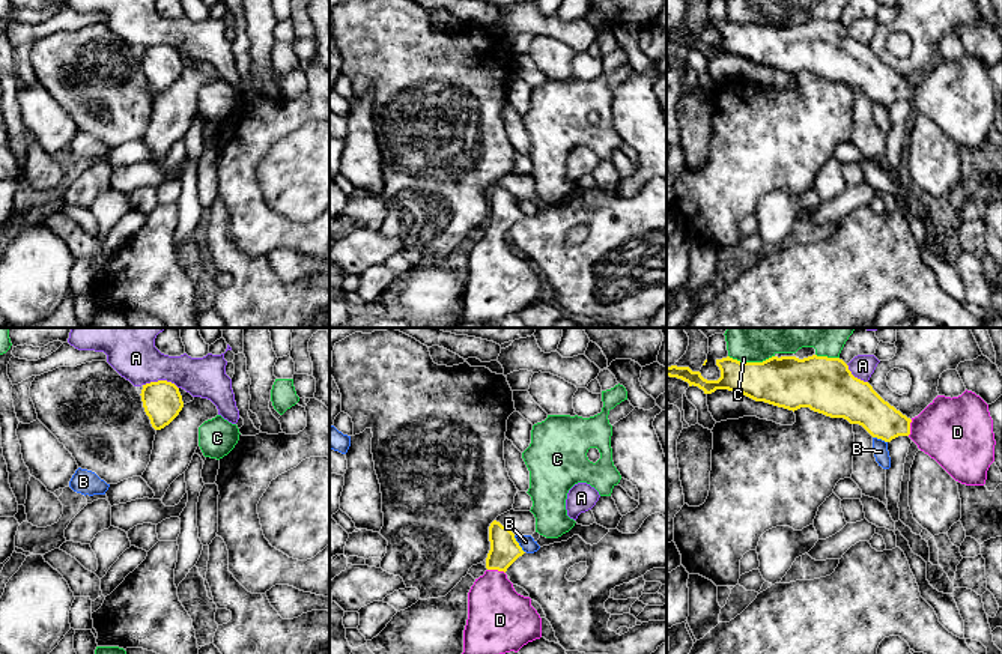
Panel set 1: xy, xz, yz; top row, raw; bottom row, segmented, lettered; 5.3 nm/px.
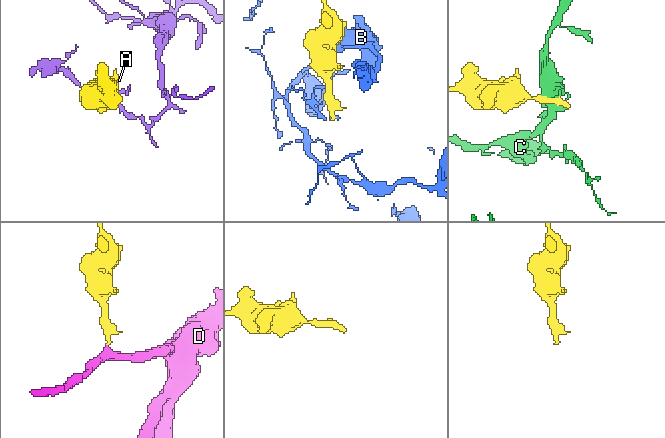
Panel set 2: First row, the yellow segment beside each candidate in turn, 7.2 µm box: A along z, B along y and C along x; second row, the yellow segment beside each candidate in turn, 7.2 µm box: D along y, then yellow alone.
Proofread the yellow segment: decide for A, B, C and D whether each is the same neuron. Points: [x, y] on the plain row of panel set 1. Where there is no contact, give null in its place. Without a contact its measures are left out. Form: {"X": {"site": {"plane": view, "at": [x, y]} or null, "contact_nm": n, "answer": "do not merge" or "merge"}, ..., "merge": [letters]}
{"A": {"site": {"plane": "xy", "at": [161, 44]}, "contact_nm": 190, "answer": "do not merge"}, "B": {"site": {"plane": "xz", "at": [518, 208]}, "contact_nm": 110, "answer": "do not merge"}, "C": {"site": {"plane": "yz", "at": [751, 26]}, "contact_nm": 240, "answer": "do not merge"}, "D": {"site": {"plane": "xz", "at": [497, 232]}, "contact_nm": 100, "answer": "merge"}, "merge": ["D"]}

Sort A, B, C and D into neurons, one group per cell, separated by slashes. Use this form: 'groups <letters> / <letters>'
groups A / B / C / D

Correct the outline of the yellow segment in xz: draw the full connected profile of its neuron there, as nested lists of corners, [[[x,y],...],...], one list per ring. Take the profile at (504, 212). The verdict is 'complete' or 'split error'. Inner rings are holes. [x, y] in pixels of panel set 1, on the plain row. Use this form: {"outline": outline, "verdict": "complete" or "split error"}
{"outline": [[[496,183],[489,189],[489,204],[487,233],[468,256],[462,320],[469,323],[518,316],[542,301],[542,281],[531,262],[518,257],[506,238],[525,215],[515,197]]], "verdict": "split error"}

